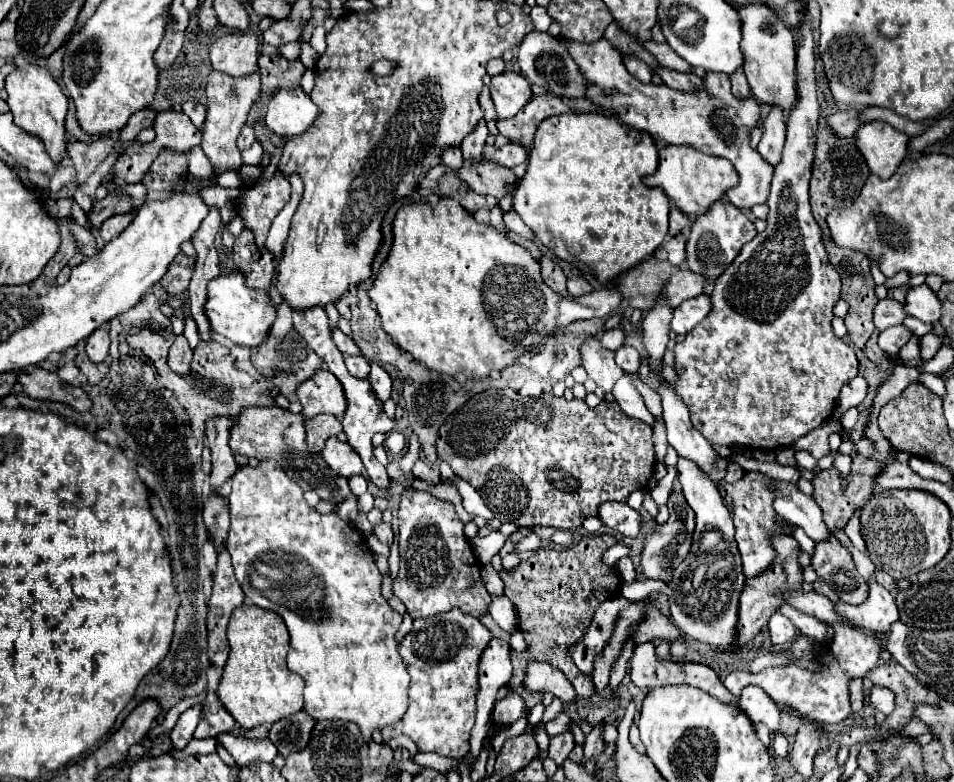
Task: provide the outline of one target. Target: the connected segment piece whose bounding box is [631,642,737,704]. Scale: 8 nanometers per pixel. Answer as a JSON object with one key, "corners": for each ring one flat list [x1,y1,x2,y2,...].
{"corners":[[643,642,635,648,633,658,631,658,631,682,637,688,655,688,655,686,667,686,667,684,691,684,691,686,715,696,721,702,737,704,737,698,723,686,723,682,715,676,715,672,709,666,691,664,691,662,677,662,677,660,661,660,655,656,655,648,651,642]]}

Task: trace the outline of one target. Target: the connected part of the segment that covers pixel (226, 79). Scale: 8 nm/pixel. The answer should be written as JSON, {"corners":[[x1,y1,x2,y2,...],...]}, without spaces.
{"corners":[[213,70,207,76,207,120,203,124,203,152,207,154,207,158,213,164,215,174,233,170,239,172,239,168,243,166,241,160,241,150,237,148,237,136,247,120,249,108,251,104,257,100,261,90,261,80,259,80,259,72,249,74,249,76,229,76,223,72]]}

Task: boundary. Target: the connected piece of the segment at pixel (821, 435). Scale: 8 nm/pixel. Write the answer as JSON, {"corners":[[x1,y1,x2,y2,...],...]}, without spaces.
{"corners":[[827,420,823,426,815,428,813,432,809,432,803,438,799,438,799,442,795,442,791,448,793,448,793,452,799,452,799,450,813,452,813,456,819,460,821,456,827,454,827,438,833,432,841,434,843,432,843,426,837,420]]}

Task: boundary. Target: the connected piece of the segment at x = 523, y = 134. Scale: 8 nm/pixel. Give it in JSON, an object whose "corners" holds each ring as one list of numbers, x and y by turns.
{"corners":[[533,96,529,100,529,104,523,110,519,110,519,114,515,114,509,120,499,120,497,122,497,128,511,142,517,142,521,146,527,146,527,150,529,150,533,146,533,138,535,138,537,126,545,118,543,108,545,108,545,98]]}

